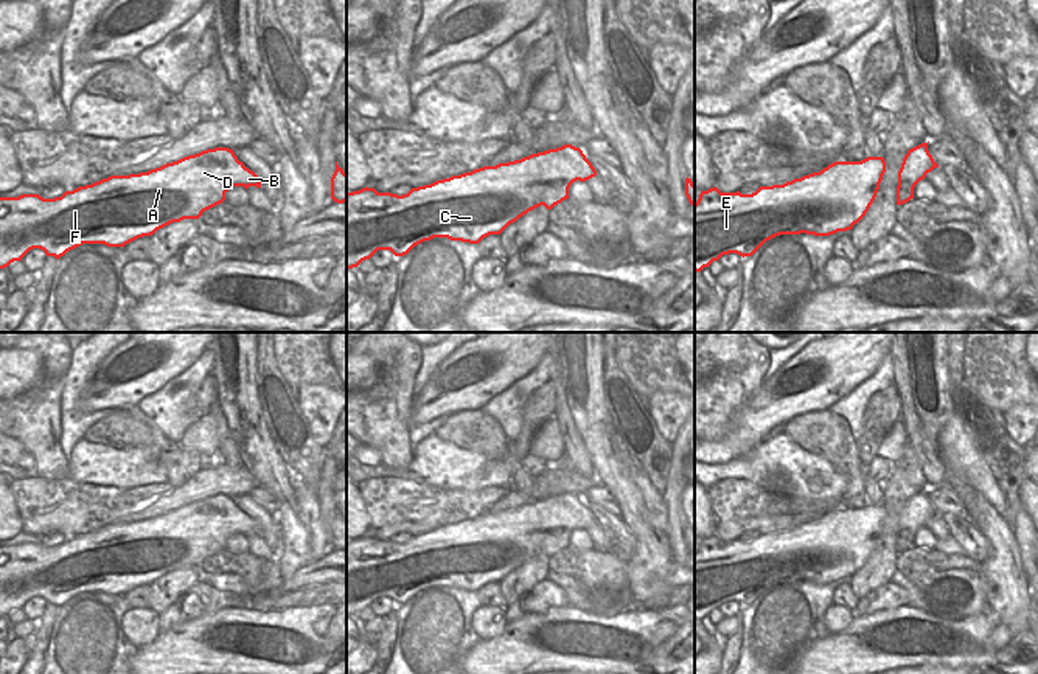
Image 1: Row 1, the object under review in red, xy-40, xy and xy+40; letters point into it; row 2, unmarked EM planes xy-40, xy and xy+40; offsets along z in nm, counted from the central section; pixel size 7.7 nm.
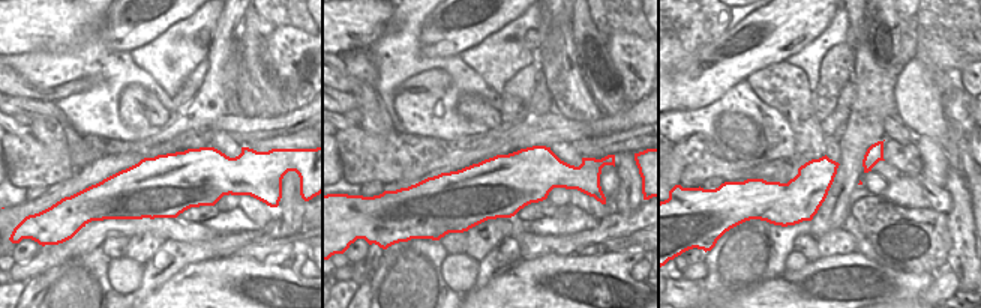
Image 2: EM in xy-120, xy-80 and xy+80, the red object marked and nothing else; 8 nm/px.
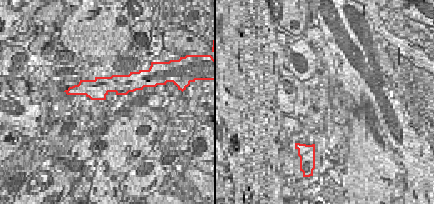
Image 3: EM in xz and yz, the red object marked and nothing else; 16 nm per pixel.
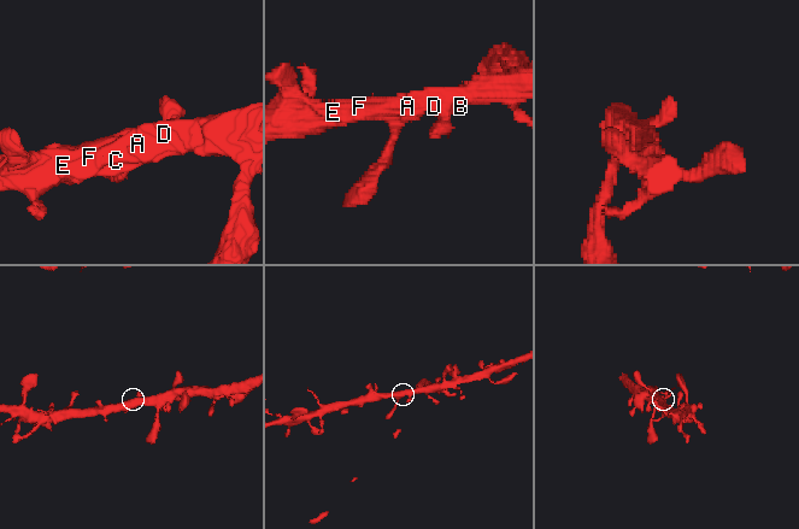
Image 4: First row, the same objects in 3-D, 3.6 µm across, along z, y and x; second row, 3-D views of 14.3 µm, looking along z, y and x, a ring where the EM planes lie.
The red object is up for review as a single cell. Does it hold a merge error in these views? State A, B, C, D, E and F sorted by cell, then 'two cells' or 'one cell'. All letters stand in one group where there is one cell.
groups A B C D E F; one cell

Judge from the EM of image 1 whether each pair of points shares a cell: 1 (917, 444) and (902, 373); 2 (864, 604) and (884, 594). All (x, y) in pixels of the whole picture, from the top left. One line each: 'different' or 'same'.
1: same
2: same

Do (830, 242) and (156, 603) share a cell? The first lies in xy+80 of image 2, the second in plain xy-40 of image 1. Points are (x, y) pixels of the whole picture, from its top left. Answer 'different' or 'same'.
different

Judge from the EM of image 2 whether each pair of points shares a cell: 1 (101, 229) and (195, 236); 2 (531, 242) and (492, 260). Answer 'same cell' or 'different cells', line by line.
1: same cell
2: same cell

